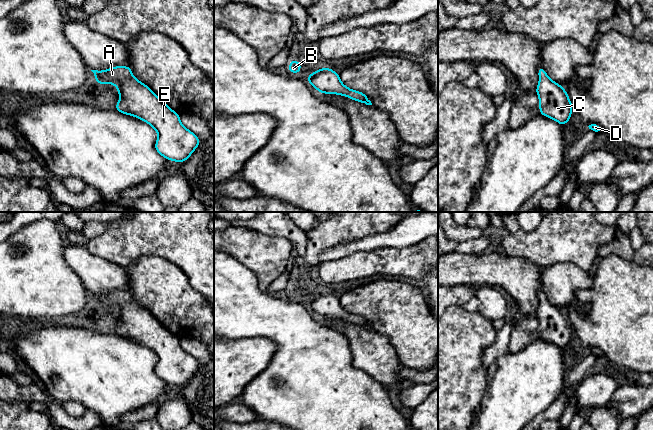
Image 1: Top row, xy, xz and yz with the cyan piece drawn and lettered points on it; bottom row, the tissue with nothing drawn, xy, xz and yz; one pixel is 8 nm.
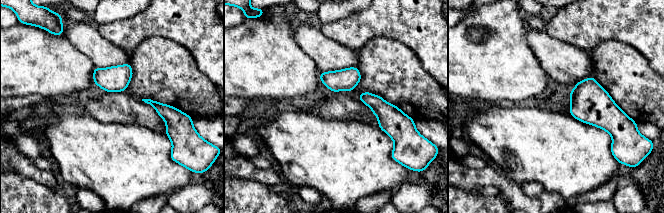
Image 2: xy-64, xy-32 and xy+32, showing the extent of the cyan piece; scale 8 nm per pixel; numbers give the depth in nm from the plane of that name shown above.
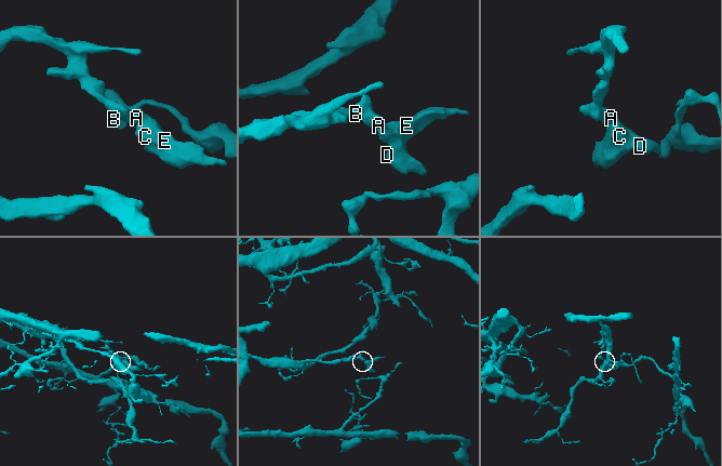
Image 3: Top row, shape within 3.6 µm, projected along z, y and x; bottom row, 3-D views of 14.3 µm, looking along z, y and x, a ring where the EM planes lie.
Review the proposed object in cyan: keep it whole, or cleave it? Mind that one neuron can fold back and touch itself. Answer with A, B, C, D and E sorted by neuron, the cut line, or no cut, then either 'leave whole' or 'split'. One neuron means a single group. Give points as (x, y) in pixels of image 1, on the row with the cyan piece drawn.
A B C D E | no cut | leave whole

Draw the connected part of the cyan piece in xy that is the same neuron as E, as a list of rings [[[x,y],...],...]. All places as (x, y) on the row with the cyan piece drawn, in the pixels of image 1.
[[[129,66],[108,70],[91,70],[99,85],[116,86],[120,100],[116,111],[134,116],[155,129],[158,139],[155,150],[167,160],[182,163],[199,146],[200,139],[180,121],[180,115],[169,108],[146,84],[132,75]]]

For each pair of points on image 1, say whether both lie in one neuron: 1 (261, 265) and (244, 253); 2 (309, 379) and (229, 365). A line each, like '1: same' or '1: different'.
1: same
2: different

